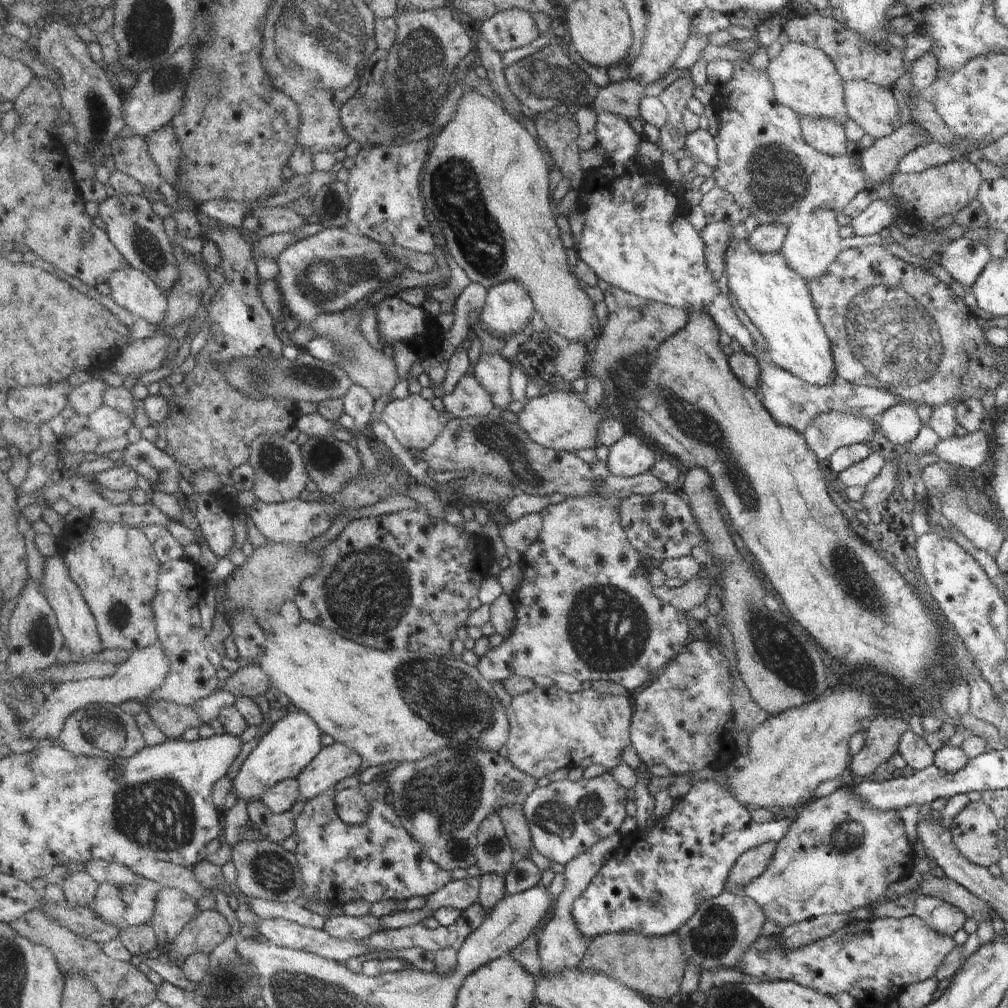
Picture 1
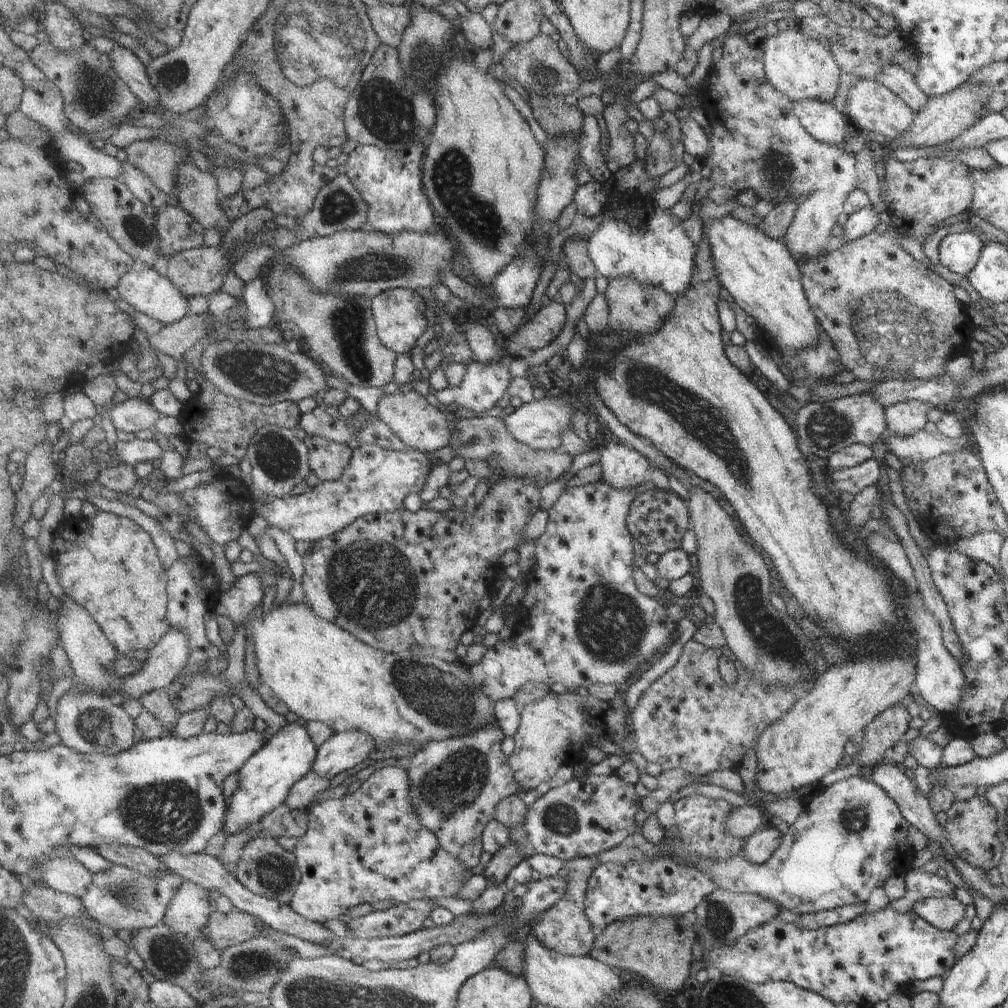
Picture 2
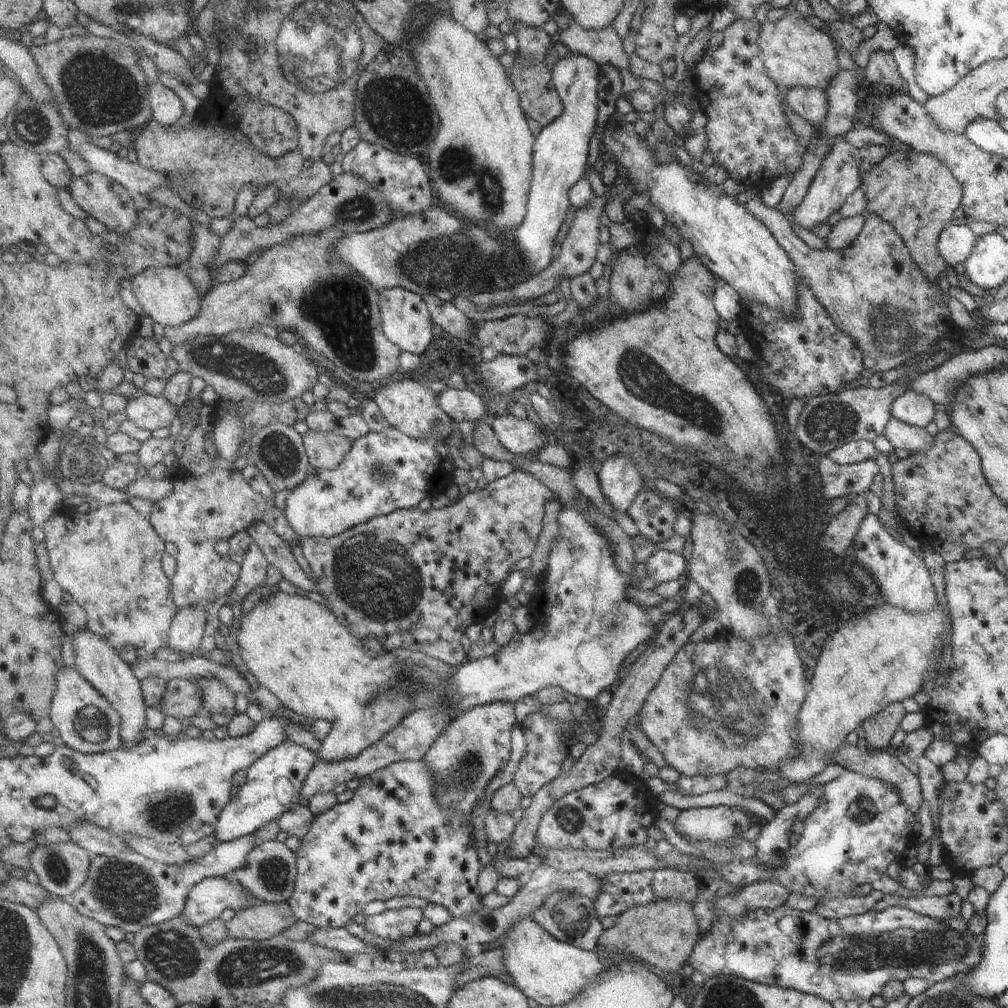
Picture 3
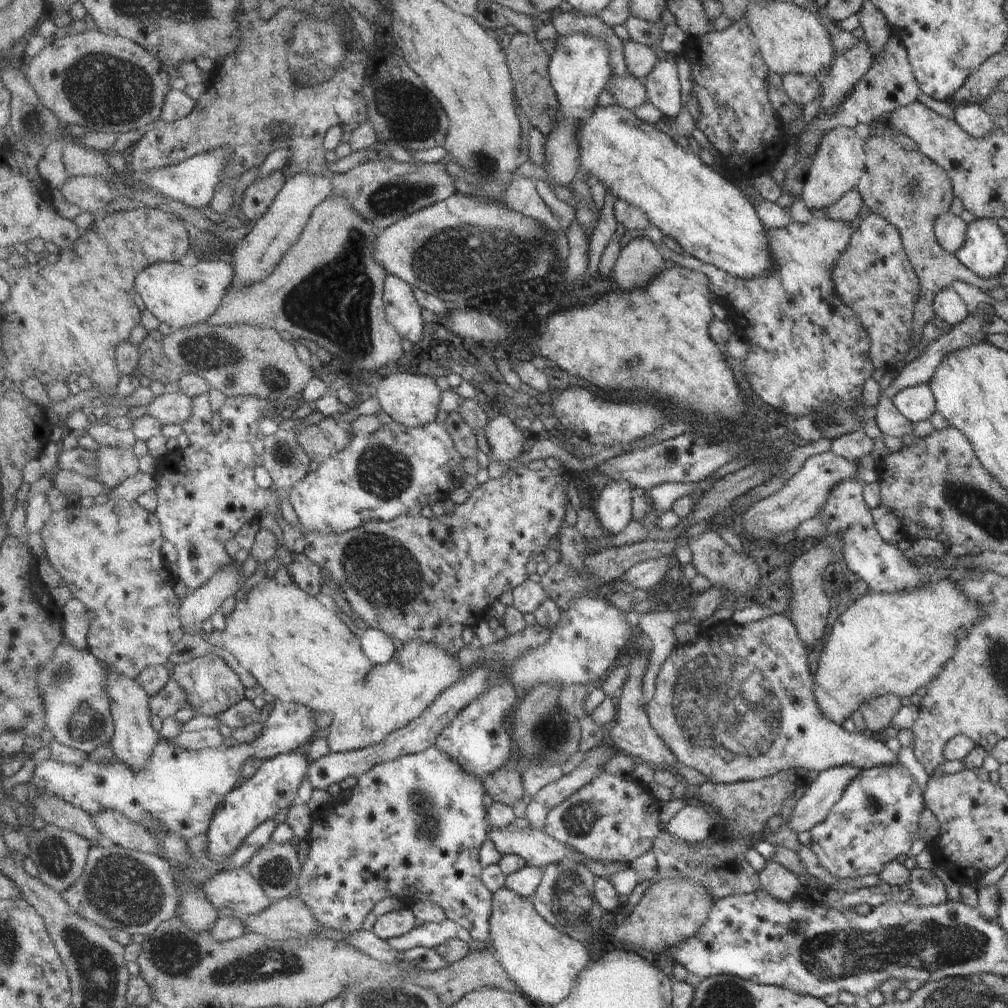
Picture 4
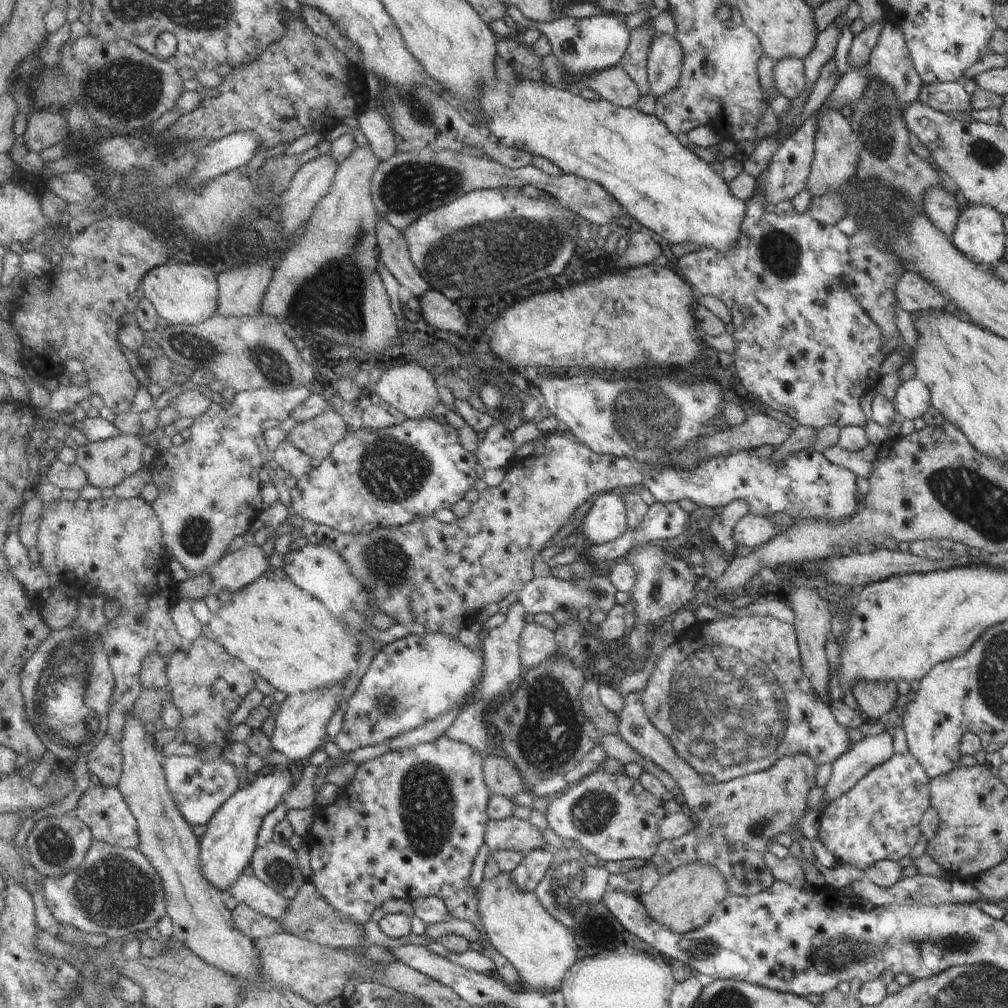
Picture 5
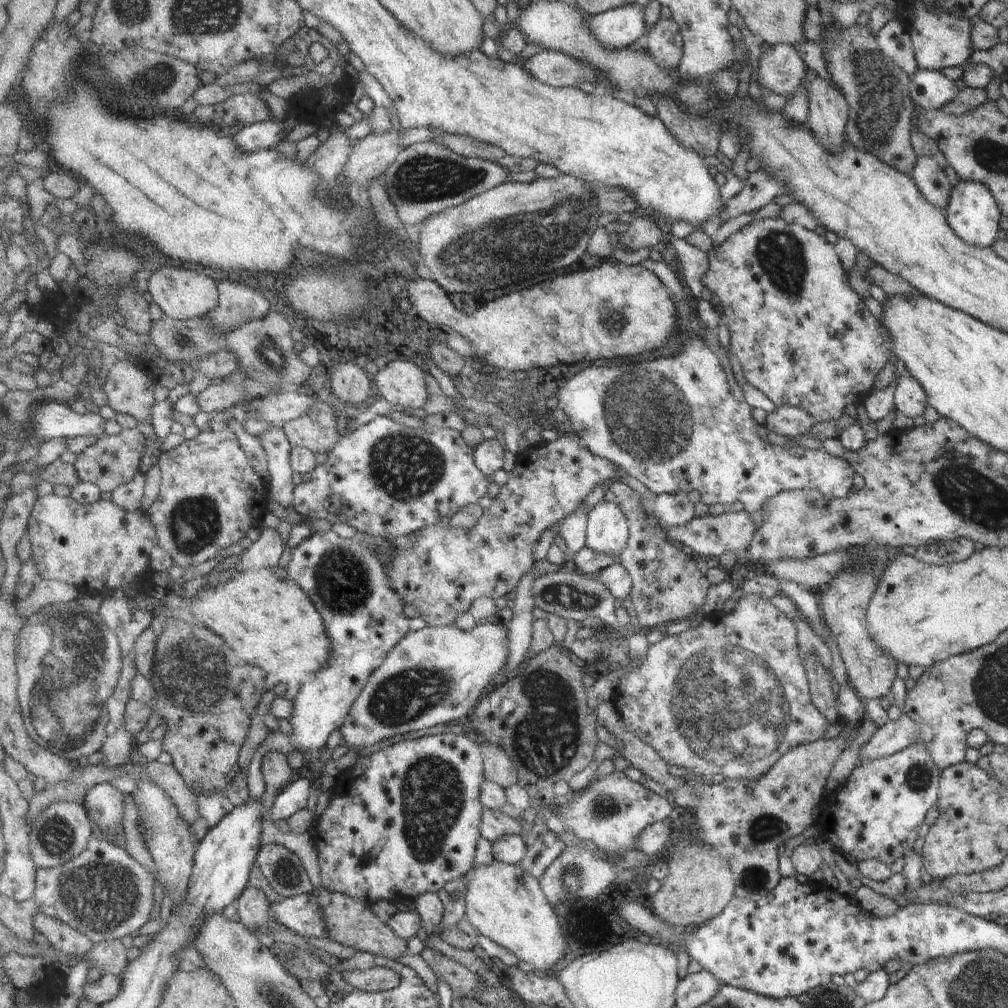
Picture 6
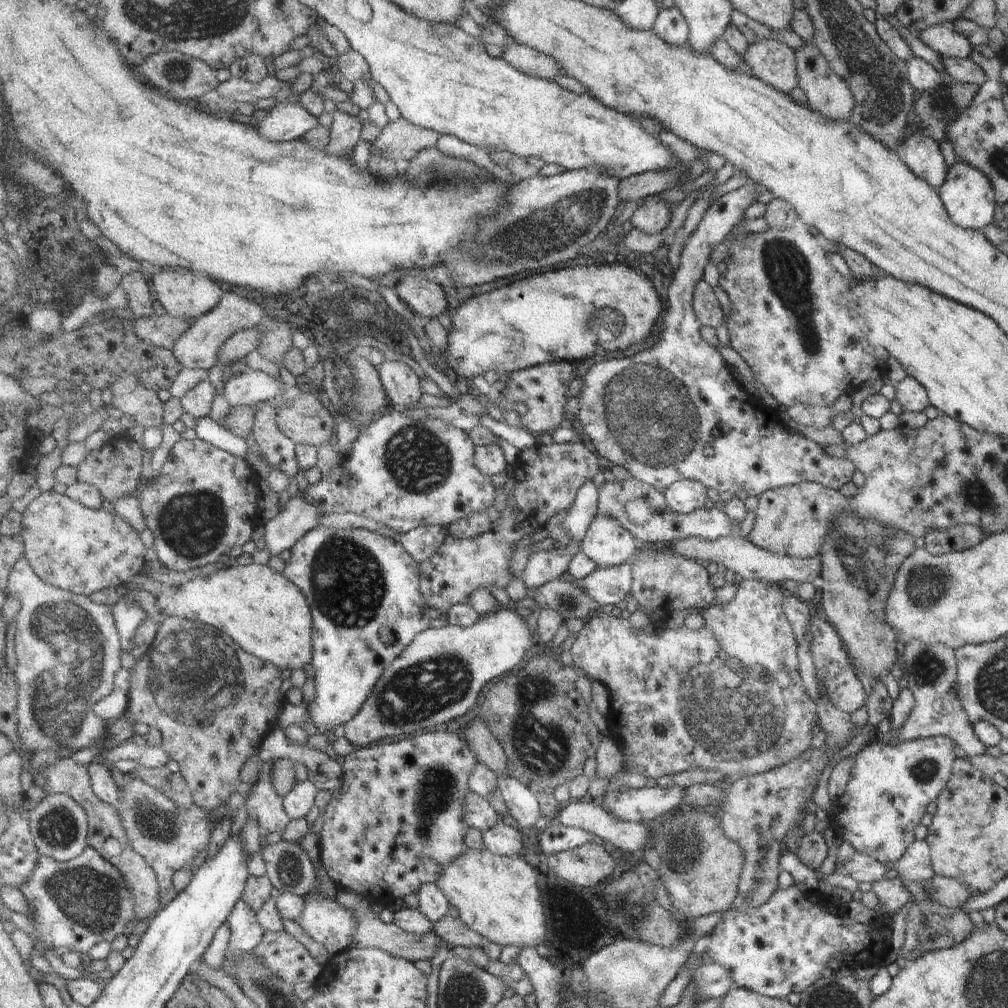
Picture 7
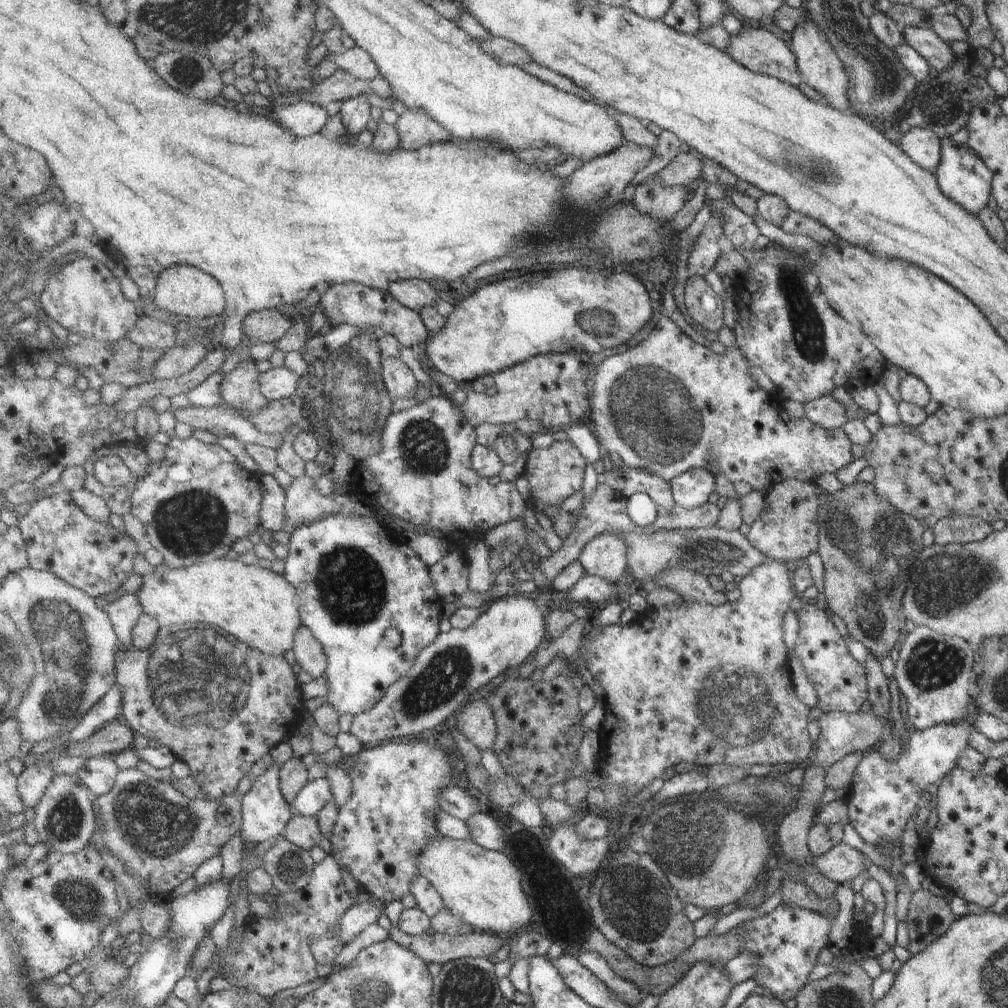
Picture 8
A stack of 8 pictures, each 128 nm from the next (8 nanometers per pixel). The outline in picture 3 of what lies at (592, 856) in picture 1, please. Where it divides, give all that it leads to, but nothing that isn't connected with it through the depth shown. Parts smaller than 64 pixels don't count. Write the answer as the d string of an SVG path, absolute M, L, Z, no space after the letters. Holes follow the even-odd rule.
M560 891L559 894L554 893L548 897L544 906L536 910L533 917L556 938L596 952L598 948L601 948L601 938L606 932L604 920L596 908L596 901L590 899L589 896L580 895L576 891Z

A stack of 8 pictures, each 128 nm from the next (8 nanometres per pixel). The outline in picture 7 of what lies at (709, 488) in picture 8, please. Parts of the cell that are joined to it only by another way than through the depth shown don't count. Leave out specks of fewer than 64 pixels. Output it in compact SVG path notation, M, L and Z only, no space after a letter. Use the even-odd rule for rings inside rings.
M682 480L665 492L668 506L679 514L694 514L704 509L707 499L706 489L702 482Z

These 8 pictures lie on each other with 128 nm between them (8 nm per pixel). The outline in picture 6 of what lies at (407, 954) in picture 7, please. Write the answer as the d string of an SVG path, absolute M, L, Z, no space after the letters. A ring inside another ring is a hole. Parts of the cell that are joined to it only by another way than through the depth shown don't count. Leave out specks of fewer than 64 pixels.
M314 888L312 892L314 896L318 896L326 922L328 922L328 930L330 930L330 939L336 940L341 944L358 948L358 950L365 951L380 957L387 957L394 961L400 961L406 954L411 954L419 947L416 943L410 940L400 938L388 923L384 924L376 914L372 911L372 907L367 904L358 902L356 898L350 898L340 893L334 893L324 888Z

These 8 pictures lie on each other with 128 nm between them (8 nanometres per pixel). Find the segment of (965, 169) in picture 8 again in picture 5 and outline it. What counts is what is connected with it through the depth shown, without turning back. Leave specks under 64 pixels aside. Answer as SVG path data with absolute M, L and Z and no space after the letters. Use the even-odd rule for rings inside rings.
M971 205L960 209L951 245L972 264L990 268L1003 260L1006 239L1003 218L994 208Z

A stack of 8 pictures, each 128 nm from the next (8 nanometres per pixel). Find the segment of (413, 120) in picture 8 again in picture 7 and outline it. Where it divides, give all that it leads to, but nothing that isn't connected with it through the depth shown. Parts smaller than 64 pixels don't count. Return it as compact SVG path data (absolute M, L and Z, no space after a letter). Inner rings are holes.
M402 115L392 121L371 143L371 157L380 154L386 160L404 164L414 160L426 148L437 148L440 138L442 134L437 130L412 124L411 120Z

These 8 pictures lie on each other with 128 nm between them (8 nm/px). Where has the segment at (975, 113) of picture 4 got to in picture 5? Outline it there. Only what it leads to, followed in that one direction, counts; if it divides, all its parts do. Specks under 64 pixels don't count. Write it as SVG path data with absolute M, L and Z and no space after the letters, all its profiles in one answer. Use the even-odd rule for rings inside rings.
M959 82L923 83L918 94L918 101L928 104L933 110L944 112L946 109L963 115L974 110L970 100L970 95Z

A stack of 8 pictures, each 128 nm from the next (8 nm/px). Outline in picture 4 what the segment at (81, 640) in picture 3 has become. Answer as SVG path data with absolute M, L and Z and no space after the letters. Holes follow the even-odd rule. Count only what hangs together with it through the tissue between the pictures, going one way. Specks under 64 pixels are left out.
M104 665L104 668L108 672L108 692L111 694L117 727L112 746L119 760L124 760L130 768L148 768L148 764L152 762L152 754L156 752L162 739L161 734L156 732L152 726L151 695L138 679L124 676L107 665Z

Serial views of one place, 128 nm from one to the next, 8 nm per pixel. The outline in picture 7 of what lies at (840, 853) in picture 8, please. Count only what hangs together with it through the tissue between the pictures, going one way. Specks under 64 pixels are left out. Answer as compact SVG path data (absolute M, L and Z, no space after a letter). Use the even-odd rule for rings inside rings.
M854 851L852 857L848 861L839 864L834 871L850 876L858 883L870 882L872 884L880 881L887 870L881 862L864 853Z

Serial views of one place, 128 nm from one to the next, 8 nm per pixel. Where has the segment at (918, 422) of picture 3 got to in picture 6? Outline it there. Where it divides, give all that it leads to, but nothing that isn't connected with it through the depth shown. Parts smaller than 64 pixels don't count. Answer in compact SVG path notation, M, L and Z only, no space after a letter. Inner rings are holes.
M907 375L899 380L893 402L896 410L912 419L923 416L926 407L929 406L922 386Z

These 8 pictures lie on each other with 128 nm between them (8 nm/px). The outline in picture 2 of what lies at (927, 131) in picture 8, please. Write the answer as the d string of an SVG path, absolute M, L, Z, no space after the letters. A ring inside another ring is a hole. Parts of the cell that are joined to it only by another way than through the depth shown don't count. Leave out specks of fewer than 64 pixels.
M948 233L939 244L939 261L948 271L964 276L976 266L983 242L974 233Z

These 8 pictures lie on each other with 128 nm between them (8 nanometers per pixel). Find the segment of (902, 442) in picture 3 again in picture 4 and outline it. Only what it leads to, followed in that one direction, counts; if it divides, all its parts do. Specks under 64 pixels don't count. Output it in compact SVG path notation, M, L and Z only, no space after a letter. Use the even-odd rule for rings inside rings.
M882 396L882 400L879 400L876 411L875 424L885 436L903 438L910 435L911 438L916 438L913 424L898 412L886 396Z

